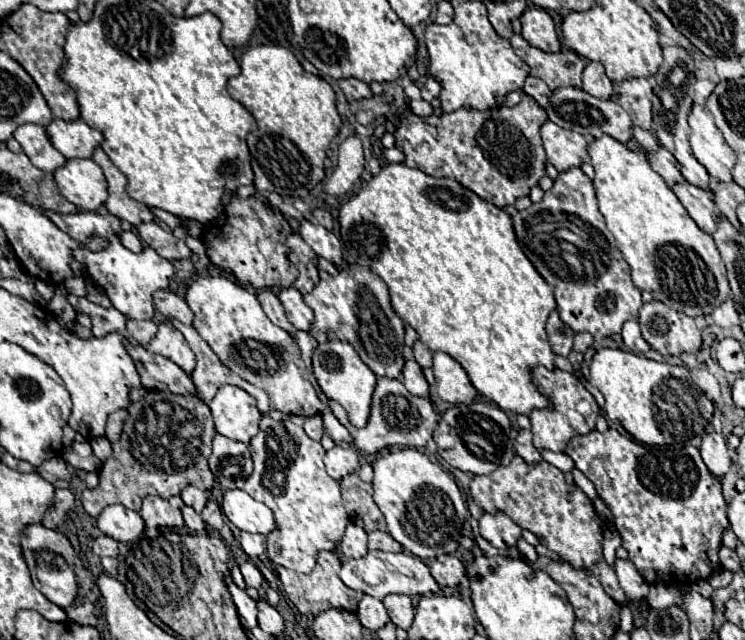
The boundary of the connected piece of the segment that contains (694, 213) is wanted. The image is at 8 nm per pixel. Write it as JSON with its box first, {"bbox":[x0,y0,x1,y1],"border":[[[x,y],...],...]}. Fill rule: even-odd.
{"bbox":[671,182,717,234],"border":[[[677,182],[671,186],[671,190],[675,192],[679,202],[685,206],[689,216],[697,222],[701,230],[705,230],[707,234],[715,232],[717,208],[709,192],[703,192],[701,188],[695,188],[693,184],[687,184],[687,182]]]}

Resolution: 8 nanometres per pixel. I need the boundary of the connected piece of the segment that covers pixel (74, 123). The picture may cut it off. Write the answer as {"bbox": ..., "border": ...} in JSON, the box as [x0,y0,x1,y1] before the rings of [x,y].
{"bbox":[45,118,103,158],"border":[[[53,118],[45,128],[51,144],[65,158],[91,158],[93,150],[103,142],[103,134],[83,120]]]}

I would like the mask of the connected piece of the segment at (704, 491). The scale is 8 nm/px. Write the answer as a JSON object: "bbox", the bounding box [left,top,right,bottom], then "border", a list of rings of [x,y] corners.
{"bbox":[565,428,729,584],"border":[[[609,428],[605,432],[591,430],[585,436],[571,438],[565,452],[573,458],[575,468],[579,468],[595,484],[599,498],[613,514],[615,530],[621,534],[623,548],[629,552],[629,560],[635,564],[637,572],[647,584],[695,584],[699,580],[707,580],[721,568],[717,552],[721,546],[721,534],[729,526],[727,504],[721,494],[719,478],[707,472],[707,466],[703,464],[695,446],[689,442],[647,446]]]}

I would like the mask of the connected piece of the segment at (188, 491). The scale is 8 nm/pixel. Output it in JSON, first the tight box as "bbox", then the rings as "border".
{"bbox":[181,486,209,512],"border":[[[187,486],[187,488],[181,492],[181,498],[183,498],[183,502],[185,502],[187,506],[191,506],[195,512],[201,512],[203,506],[205,506],[205,502],[207,502],[207,498],[209,498],[209,494],[203,492],[203,490],[199,490],[199,488],[195,488],[195,486]]]}

